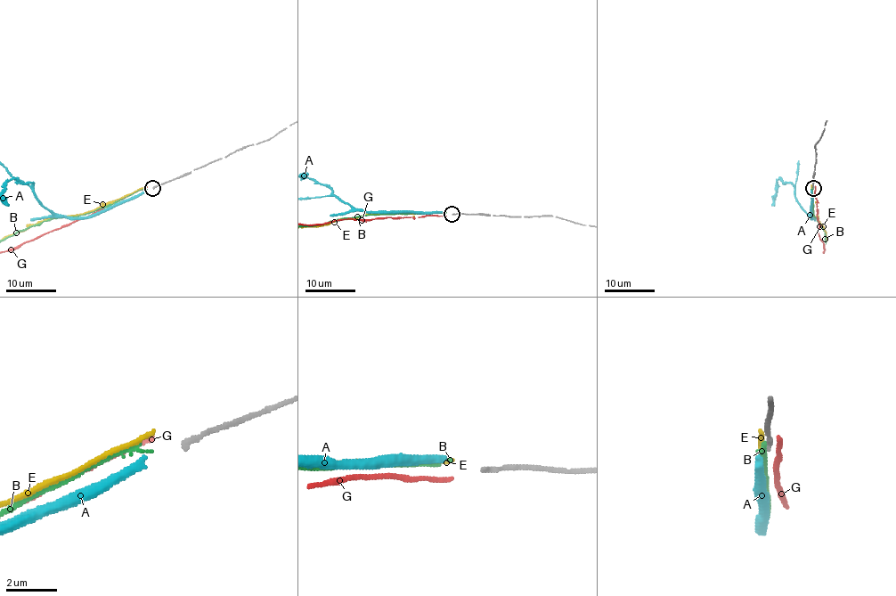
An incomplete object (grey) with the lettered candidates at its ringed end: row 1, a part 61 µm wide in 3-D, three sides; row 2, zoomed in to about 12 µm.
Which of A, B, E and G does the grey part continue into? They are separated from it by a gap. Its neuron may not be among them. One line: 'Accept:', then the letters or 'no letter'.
Accept: no letter

